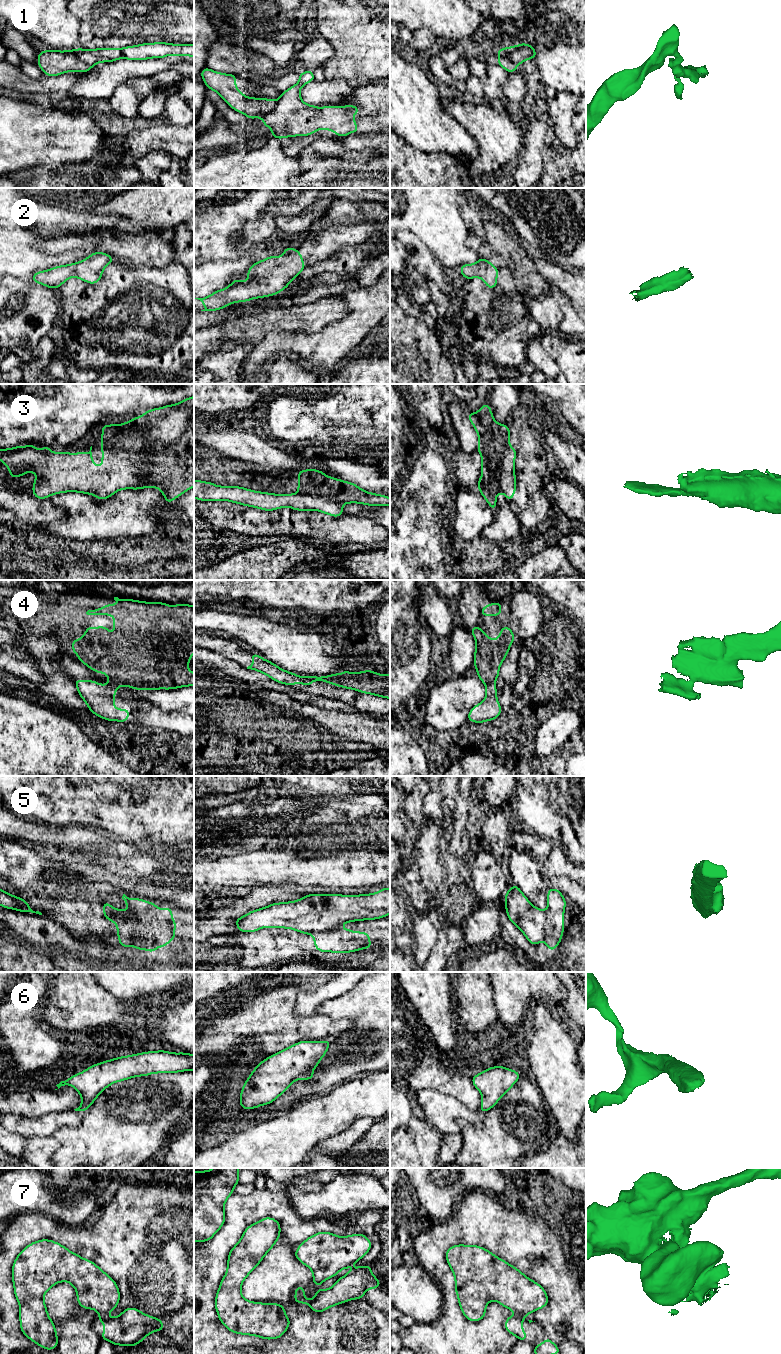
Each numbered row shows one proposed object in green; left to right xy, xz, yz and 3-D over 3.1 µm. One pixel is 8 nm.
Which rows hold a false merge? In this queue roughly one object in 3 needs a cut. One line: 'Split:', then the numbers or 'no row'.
Split: 1, 4, 5, 7

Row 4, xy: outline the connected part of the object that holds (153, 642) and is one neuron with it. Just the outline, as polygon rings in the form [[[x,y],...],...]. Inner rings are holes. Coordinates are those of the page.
[[[114,597],[118,605],[106,604],[99,609],[88,610],[87,615],[113,615],[114,637],[111,639],[109,628],[86,627],[86,632],[79,640],[72,640],[72,651],[80,655],[76,658],[94,672],[107,673],[108,682],[116,686],[128,686],[140,689],[174,689],[194,686],[194,673],[188,669],[188,663],[194,652],[194,606],[188,604],[167,605],[161,602],[142,602]]]

